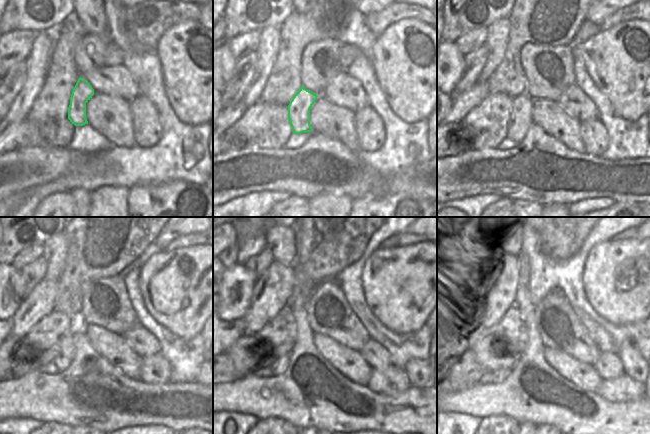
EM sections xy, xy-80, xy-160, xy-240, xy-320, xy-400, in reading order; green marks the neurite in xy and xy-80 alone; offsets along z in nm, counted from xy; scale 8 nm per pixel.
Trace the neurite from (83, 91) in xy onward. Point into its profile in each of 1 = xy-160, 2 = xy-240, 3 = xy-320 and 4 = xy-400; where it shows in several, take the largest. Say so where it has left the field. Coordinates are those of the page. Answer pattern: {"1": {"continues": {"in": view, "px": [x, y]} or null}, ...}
{"1": {"continues": {"in": "xy-160", "px": [520, 120]}}, "2": {"continues": {"in": "xy-240", "px": [65, 354]}}, "3": {"continues": {"in": "xy-320", "px": [280, 365]}}, "4": {"continues": {"in": "xy-400", "px": [497, 376]}}}

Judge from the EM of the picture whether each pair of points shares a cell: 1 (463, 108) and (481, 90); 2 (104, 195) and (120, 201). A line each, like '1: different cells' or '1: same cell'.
1: same cell
2: same cell

